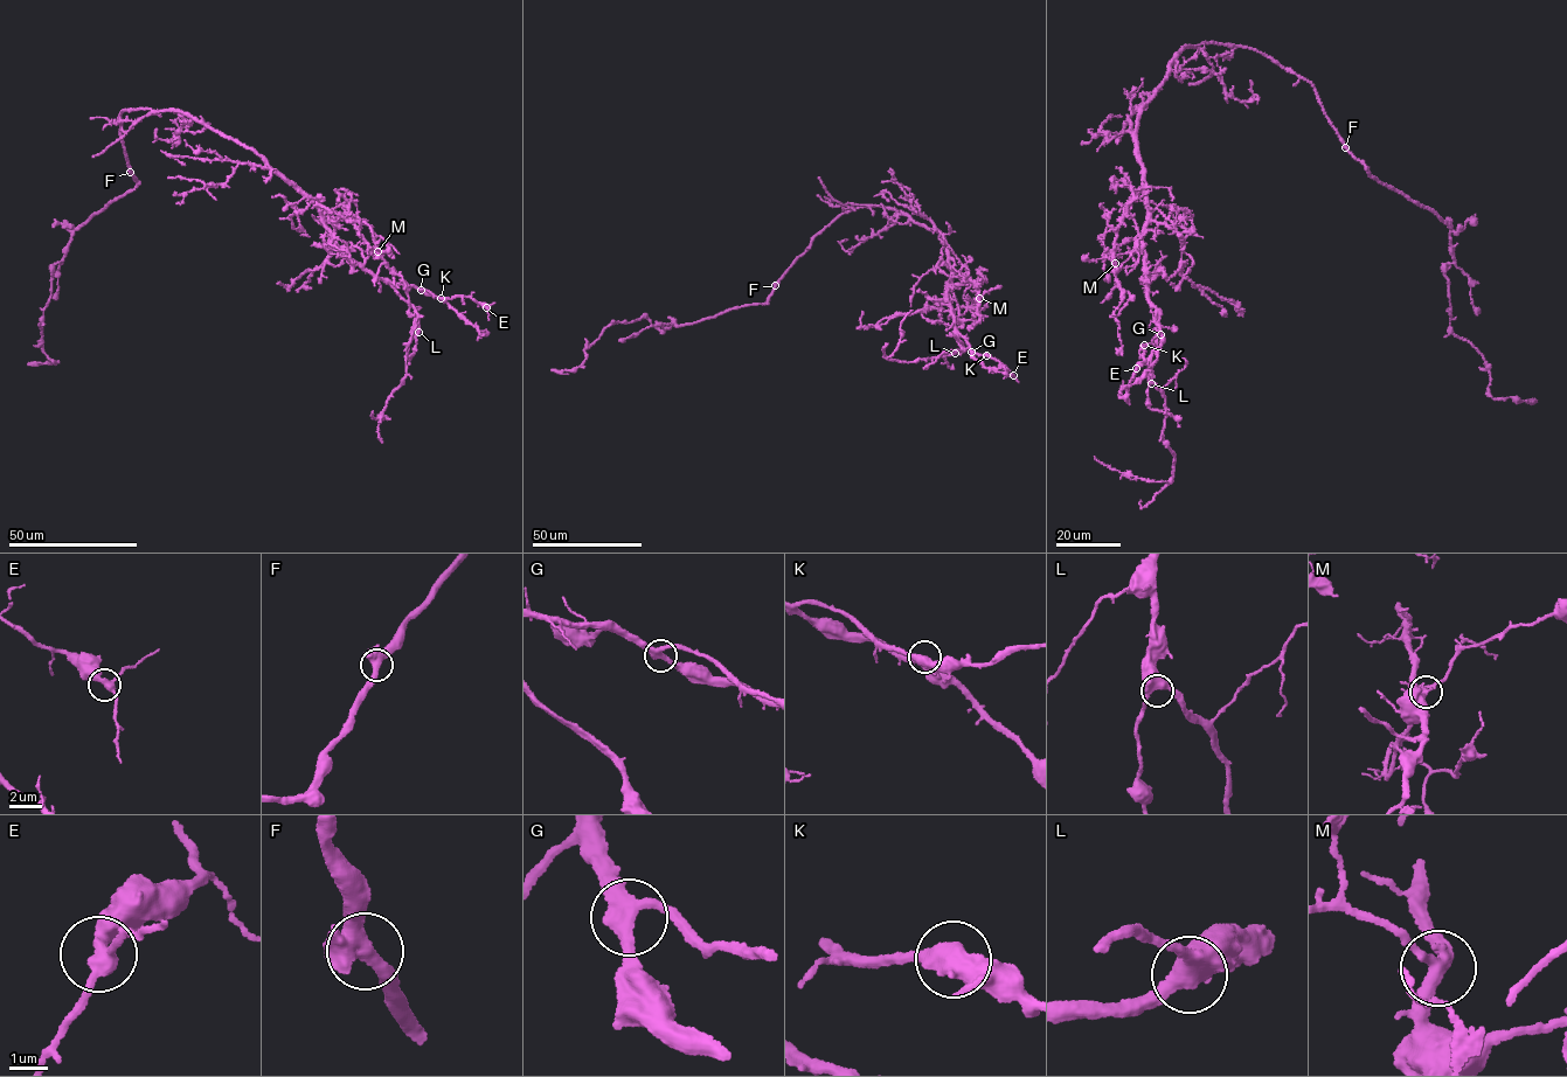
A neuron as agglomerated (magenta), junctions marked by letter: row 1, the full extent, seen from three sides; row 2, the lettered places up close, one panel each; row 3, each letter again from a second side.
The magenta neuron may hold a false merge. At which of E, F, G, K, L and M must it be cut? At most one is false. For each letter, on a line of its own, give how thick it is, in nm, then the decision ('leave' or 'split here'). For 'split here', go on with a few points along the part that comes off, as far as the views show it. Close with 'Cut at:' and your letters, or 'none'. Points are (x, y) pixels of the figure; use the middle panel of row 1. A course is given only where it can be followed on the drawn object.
E: 360 nm | leave
F: 420 nm | leave
G: 360 nm | leave
K: 400 nm | leave
L: 440 nm | leave
M: 300 nm | leave
Cut at: none

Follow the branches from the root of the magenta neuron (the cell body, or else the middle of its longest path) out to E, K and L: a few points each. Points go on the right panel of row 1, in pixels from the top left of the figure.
E: (1192, 46), (1174, 54), (1134, 133), (1148, 212), (1144, 282), (1159, 331), (1141, 346), (1144, 361), (1136, 368)
K: (1192, 46), (1174, 54), (1134, 133), (1148, 212), (1144, 282), (1159, 331), (1144, 345)
L: (1192, 46), (1174, 54), (1134, 133), (1148, 212), (1144, 282), (1158, 318), (1151, 383)

